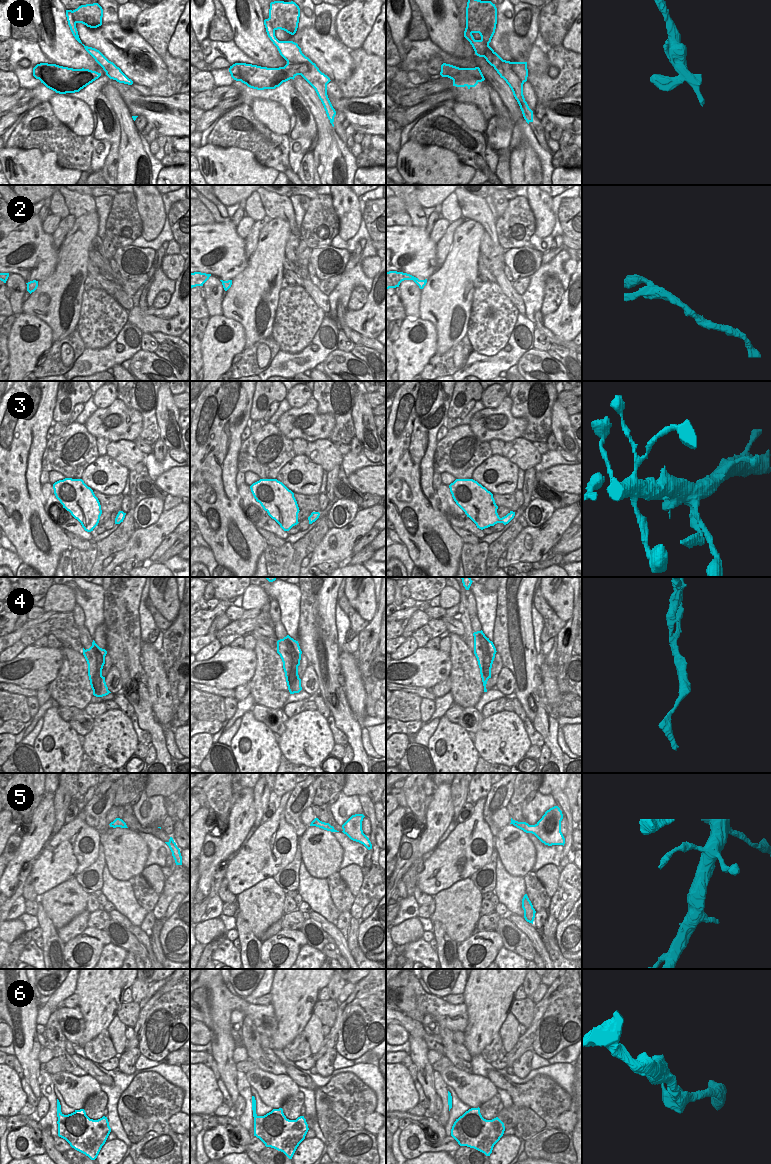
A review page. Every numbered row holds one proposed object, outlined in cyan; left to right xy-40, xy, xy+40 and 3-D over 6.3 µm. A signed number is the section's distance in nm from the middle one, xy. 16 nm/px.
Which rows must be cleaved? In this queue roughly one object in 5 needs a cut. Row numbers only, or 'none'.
1, 4

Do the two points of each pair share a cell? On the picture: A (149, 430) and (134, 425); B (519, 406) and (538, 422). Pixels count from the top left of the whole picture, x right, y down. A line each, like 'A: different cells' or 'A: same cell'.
A: different cells
B: same cell

